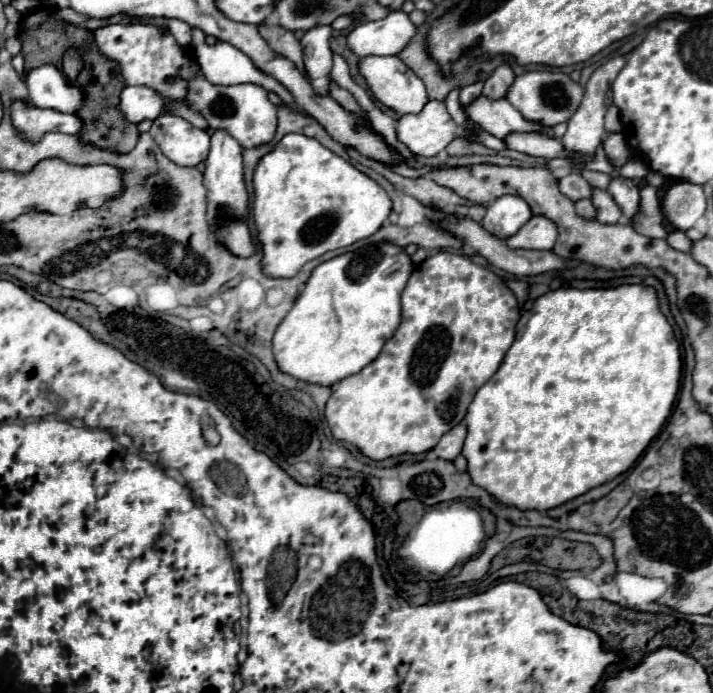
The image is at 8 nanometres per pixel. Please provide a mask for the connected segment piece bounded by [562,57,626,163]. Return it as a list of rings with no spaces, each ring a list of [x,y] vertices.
[[[614,57],[608,63],[600,65],[592,73],[592,77],[588,79],[584,99],[582,99],[578,111],[574,113],[574,117],[568,121],[568,131],[562,137],[562,143],[564,143],[564,147],[568,151],[574,151],[574,153],[582,155],[582,157],[572,157],[570,159],[572,163],[586,163],[586,161],[590,161],[592,155],[594,155],[594,151],[596,151],[596,147],[602,143],[602,139],[606,135],[606,131],[604,131],[604,115],[606,115],[606,109],[612,105],[612,85],[610,83],[616,79],[616,75],[620,73],[620,69],[624,67],[624,63],[626,63],[624,57]]]

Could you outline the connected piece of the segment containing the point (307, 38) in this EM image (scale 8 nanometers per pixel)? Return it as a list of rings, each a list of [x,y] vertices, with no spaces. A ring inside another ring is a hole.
[[[316,25],[306,29],[300,43],[304,51],[304,65],[312,77],[314,91],[328,95],[330,71],[332,71],[332,51],[330,51],[332,25]]]

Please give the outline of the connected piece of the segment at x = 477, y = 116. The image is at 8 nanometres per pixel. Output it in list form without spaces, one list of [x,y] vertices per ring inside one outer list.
[[[480,95],[470,105],[466,105],[464,111],[470,119],[474,119],[498,139],[504,139],[512,131],[542,131],[540,125],[526,121],[506,99],[490,99]]]

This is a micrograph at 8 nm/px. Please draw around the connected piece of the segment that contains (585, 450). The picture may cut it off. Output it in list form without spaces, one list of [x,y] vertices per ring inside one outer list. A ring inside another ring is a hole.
[[[620,285],[608,289],[556,289],[538,297],[532,309],[524,311],[518,321],[518,331],[512,347],[506,351],[502,365],[498,371],[478,389],[474,401],[468,407],[464,423],[468,425],[468,437],[464,443],[462,455],[468,459],[468,473],[472,481],[484,487],[490,495],[494,495],[504,505],[514,505],[518,509],[536,509],[546,511],[560,503],[566,503],[614,477],[628,471],[634,461],[642,455],[642,451],[650,445],[650,441],[660,433],[662,425],[672,413],[682,375],[682,357],[680,345],[676,341],[674,329],[660,311],[658,291],[648,285]]]

